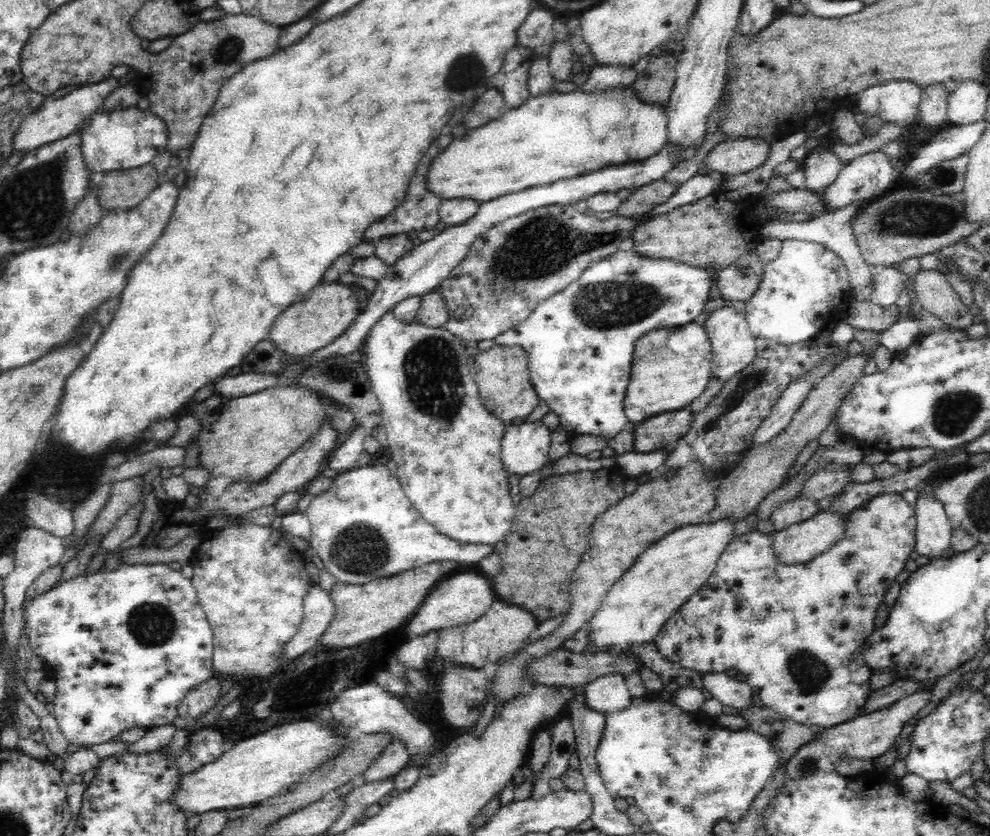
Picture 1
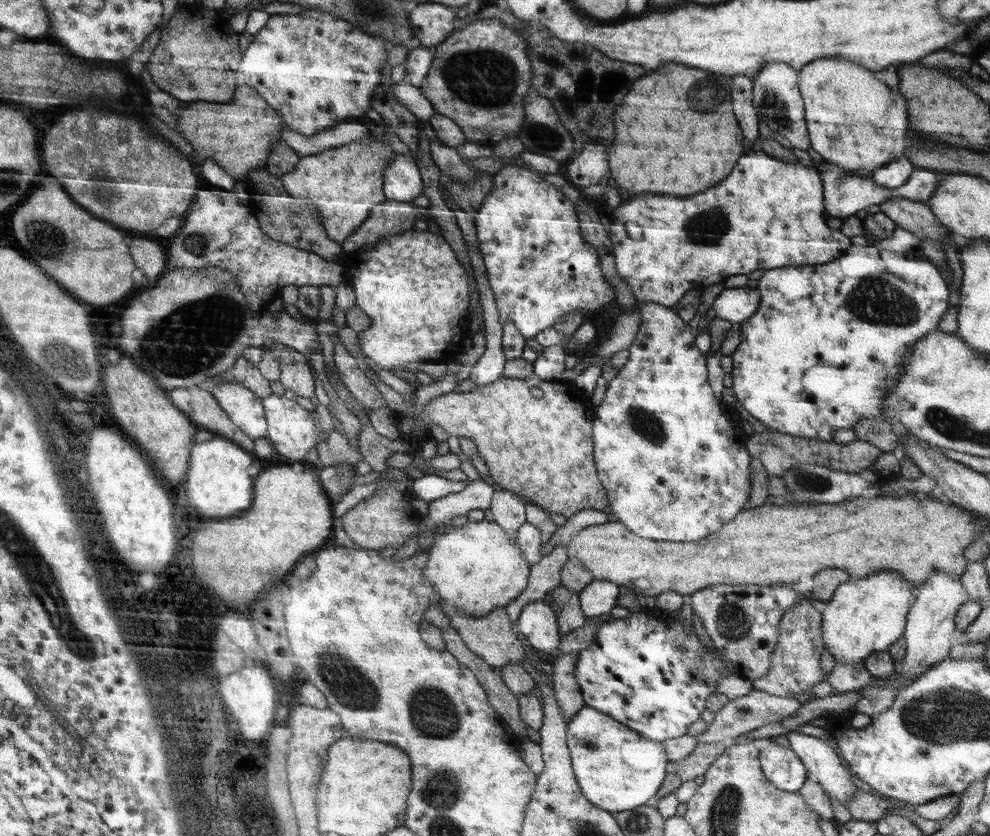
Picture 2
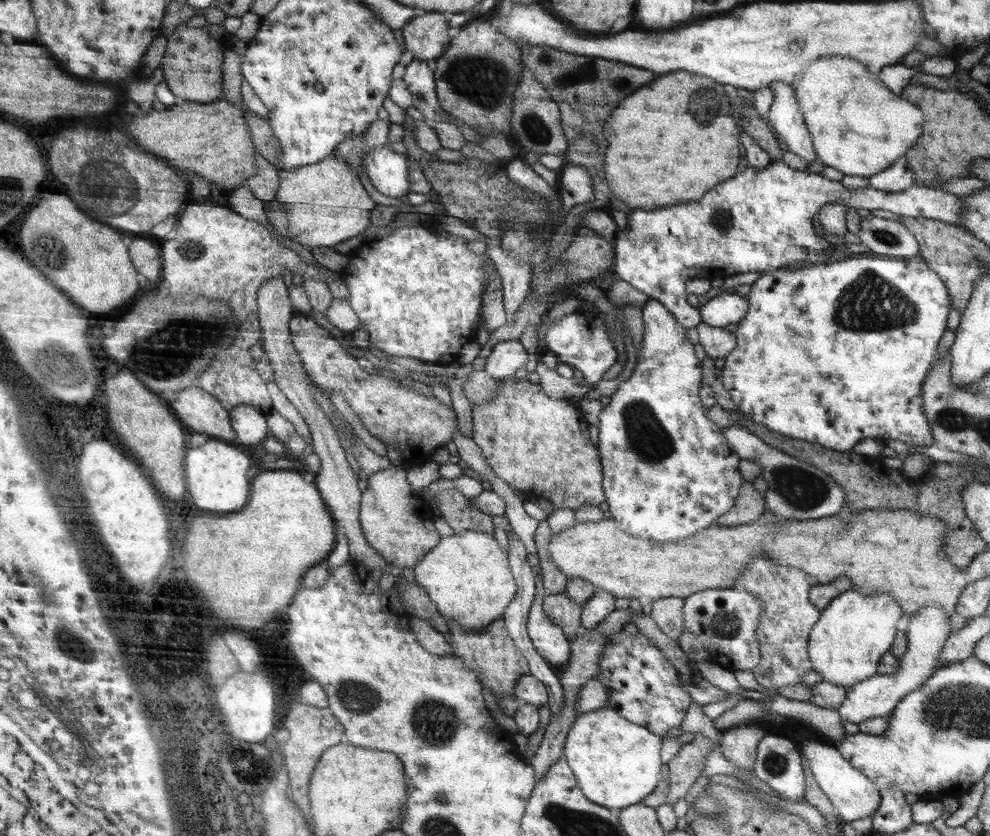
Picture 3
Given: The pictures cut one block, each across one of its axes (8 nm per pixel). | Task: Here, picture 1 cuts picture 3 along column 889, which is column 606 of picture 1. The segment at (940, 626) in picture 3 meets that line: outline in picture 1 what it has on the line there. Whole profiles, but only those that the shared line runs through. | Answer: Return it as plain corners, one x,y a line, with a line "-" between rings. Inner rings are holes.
605,674
585,686
586,705
591,710
606,716
624,711
634,702
623,674

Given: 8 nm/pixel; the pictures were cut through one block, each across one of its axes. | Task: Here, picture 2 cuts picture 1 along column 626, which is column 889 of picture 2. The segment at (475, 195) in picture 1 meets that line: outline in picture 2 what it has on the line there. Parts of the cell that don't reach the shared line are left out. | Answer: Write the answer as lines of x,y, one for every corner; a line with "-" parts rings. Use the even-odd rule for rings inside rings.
841,57
816,59
799,70
799,91
805,104
805,121
811,147
822,156
824,162
837,164
840,168
848,169
849,171
874,171
875,168
883,167
885,164
898,160
902,155
905,155
908,146
907,132
910,130
910,106
907,104
904,95
898,92
897,89
892,88
887,82
876,77
871,69
864,68
863,65
855,61

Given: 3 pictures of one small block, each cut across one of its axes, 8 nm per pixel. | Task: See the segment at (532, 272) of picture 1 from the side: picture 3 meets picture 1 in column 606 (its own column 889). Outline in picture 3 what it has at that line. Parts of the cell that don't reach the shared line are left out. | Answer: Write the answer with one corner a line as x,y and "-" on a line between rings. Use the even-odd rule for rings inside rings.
869,212
862,215
858,236
861,244
879,255
900,258
920,253
920,244
906,225
896,220
878,218

